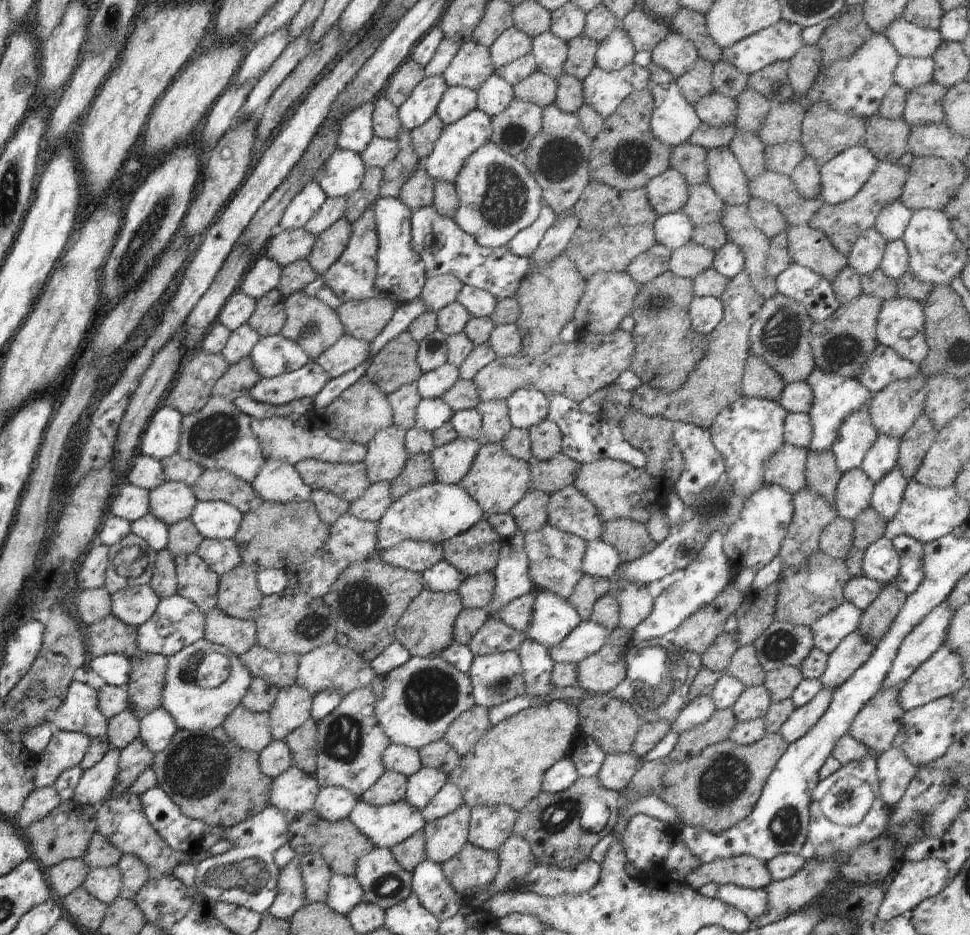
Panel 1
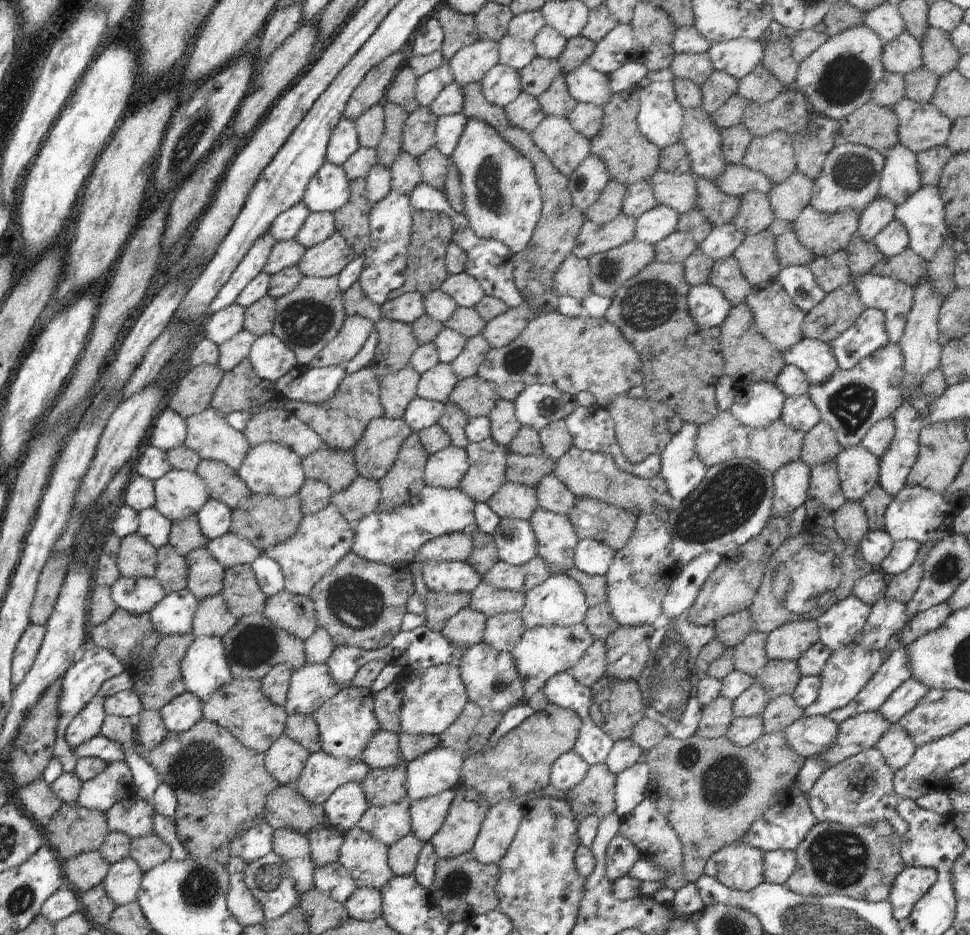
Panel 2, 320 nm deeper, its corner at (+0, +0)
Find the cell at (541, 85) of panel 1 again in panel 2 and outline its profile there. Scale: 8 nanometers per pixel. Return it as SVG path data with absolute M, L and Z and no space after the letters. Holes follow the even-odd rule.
M536 56L528 66L519 71L522 90L538 98L560 74L561 66L557 59Z

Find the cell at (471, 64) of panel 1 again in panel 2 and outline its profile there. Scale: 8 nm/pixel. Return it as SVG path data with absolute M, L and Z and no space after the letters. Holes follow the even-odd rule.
M478 40L461 48L448 61L454 80L461 87L480 83L484 75L499 63L499 44L492 40Z

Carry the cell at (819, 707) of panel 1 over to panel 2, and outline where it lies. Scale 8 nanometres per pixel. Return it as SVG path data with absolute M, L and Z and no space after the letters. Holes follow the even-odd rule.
M852 643L840 650L834 651L826 661L819 679L821 680L816 702L805 708L805 716L826 716L829 712L846 706L868 684L868 681L878 672L881 664L890 656L883 649L870 650Z

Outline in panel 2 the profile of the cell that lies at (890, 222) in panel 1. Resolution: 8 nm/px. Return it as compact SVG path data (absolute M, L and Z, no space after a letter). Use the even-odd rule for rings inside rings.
M898 142L885 154L878 197L884 197L897 207L923 184L918 172L916 155Z

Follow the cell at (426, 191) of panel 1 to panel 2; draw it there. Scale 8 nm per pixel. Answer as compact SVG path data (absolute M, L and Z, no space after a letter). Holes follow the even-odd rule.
M402 150L390 166L391 190L409 194L423 182L421 168L416 157Z

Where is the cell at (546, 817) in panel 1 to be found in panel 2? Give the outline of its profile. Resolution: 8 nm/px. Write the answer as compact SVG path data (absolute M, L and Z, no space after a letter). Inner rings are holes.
M604 763L589 766L584 780L566 793L566 802L578 820L590 815L600 820L615 812L615 780L616 775Z

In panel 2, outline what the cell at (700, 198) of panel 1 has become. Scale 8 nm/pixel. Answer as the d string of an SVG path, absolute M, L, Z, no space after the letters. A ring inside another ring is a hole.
M660 168L644 181L650 185L654 198L660 205L669 206L681 215L697 206L695 178L692 172L679 175Z

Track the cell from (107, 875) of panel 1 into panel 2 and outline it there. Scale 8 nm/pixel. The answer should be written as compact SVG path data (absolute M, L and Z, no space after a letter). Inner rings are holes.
M130 856L109 865L104 880L105 891L116 906L127 905L137 900L143 874L140 865Z

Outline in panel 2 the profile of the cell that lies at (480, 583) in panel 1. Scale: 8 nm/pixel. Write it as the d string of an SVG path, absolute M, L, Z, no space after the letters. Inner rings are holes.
M537 554L521 565L511 565L499 560L482 576L482 581L502 590L527 593L552 575L553 570L549 564Z

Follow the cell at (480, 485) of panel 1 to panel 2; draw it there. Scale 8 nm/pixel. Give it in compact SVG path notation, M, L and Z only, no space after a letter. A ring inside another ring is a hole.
M491 436L479 443L465 446L469 469L458 489L475 503L485 503L506 482L507 452Z

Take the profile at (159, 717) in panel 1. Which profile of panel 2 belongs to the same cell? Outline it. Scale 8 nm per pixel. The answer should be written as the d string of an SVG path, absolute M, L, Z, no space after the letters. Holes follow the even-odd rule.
M186 691L165 704L159 713L169 732L181 733L192 728L203 717L202 707L203 702Z

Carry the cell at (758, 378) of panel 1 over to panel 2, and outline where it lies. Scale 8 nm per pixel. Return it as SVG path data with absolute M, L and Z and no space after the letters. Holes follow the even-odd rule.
M744 303L730 309L726 320L719 326L721 353L725 362L725 373L739 383L773 383L786 364L778 349L774 348L758 331L751 308Z

